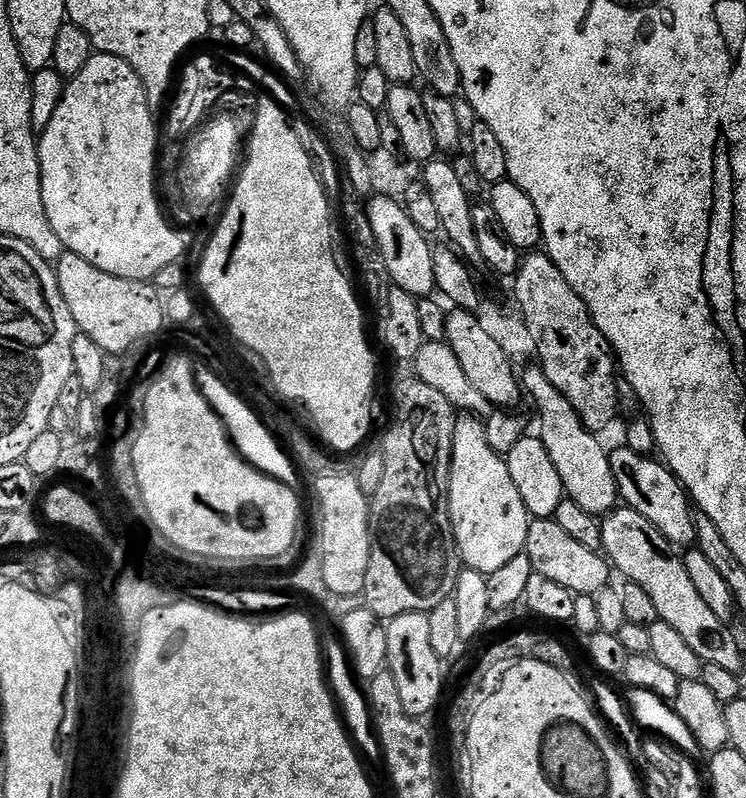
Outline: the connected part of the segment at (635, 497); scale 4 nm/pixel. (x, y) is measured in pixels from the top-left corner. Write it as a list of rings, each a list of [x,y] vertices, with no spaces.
[[[628,447],[615,450],[613,454],[609,455],[609,462],[619,488],[619,499],[627,507],[632,508],[638,514],[642,514],[642,518],[646,518],[646,522],[650,522],[650,526],[654,526],[654,530],[658,530],[658,534],[662,534],[662,538],[666,538],[668,543],[677,549],[684,550],[695,545],[696,531],[694,530],[694,518],[692,517],[694,504],[676,472],[659,459],[652,456],[639,456],[634,454],[634,450],[630,450]]]

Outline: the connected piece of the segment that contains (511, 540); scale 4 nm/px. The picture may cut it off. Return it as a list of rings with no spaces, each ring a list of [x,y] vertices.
[[[471,415],[457,419],[452,443],[452,466],[448,469],[446,486],[452,493],[451,519],[454,524],[450,527],[450,535],[459,559],[468,568],[481,572],[484,578],[492,576],[494,570],[502,570],[506,562],[518,558],[526,546],[526,534],[530,517],[528,508],[522,502],[522,494],[518,494],[518,486],[514,486],[512,469],[507,459],[492,448],[488,438],[488,428],[484,420]]]

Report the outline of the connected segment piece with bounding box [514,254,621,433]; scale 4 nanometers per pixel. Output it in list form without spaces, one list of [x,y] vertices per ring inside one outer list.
[[[547,254],[525,255],[519,261],[514,280],[516,300],[520,303],[518,312],[536,339],[535,355],[541,371],[570,402],[588,431],[601,430],[621,411],[620,388],[616,385],[618,365],[608,339],[600,333],[582,298],[562,278],[558,266]]]

